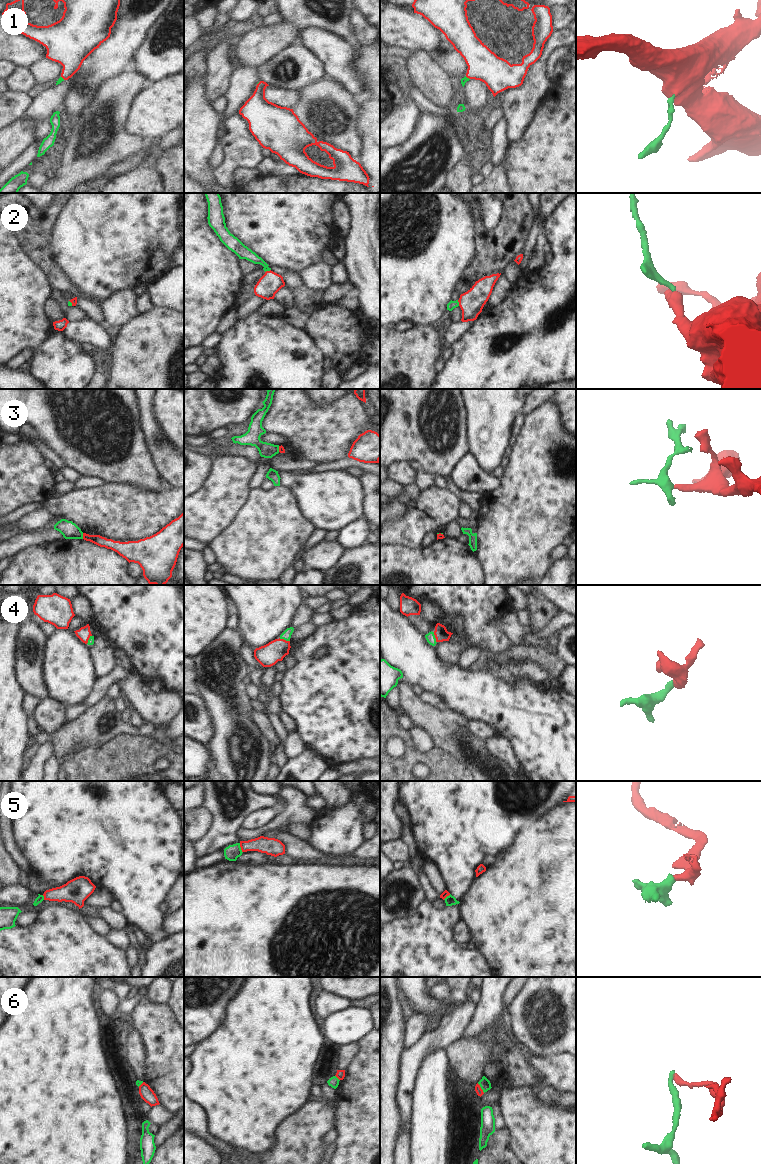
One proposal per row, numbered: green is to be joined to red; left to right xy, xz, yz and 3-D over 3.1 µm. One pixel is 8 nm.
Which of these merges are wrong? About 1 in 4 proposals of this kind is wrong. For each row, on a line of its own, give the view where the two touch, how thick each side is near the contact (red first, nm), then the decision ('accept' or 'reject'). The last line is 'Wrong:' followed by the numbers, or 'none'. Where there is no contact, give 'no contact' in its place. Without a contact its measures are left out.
1: meets red in yz; 260 nm thick on the red side, 50 nm on the other; accept
2: meets red in xz; 180 nm thick on the red side, 110 nm on the other; accept
3: meets red in xy; 80 nm thick on the red side, 140 nm on the other; reject
4: meets red in xz; 180 nm thick on the red side, 80 nm on the other; accept
5: meets red in xz; 140 nm thick on the red side, 120 nm on the other; reject
6: meets red in yz; 60 nm thick on the red side, 90 nm on the other; reject
Wrong: 3, 5, 6

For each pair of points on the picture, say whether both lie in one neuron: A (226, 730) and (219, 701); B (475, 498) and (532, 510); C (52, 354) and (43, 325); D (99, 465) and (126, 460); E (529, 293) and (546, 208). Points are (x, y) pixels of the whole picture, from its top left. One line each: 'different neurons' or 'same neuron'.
A: same neuron
B: different neurons
C: different neurons
D: same neuron
E: different neurons

